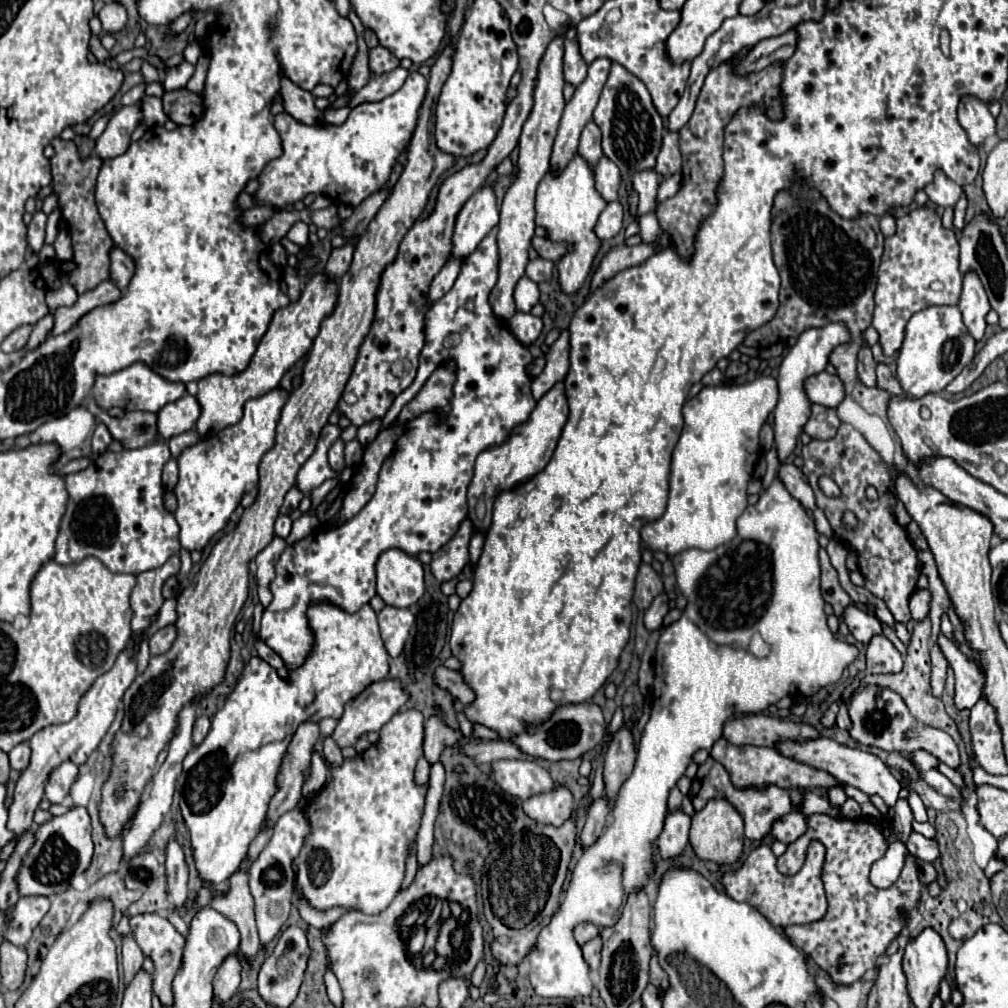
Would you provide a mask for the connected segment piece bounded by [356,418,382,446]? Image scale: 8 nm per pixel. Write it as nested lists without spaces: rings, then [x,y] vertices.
[[[376,418],[376,420],[372,420],[368,424],[362,424],[358,428],[358,436],[356,438],[362,442],[362,446],[366,446],[366,444],[370,444],[370,440],[374,440],[374,436],[380,432],[380,426],[382,426],[382,420]]]

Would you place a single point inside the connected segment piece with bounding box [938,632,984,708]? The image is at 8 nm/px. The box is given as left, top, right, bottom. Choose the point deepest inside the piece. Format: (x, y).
(969, 678)

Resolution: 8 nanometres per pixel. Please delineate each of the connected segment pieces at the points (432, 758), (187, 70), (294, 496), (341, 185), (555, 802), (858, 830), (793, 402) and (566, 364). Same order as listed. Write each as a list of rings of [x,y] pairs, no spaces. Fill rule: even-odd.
[[[432,716],[424,722],[423,752],[428,752],[428,762],[434,764],[440,760],[442,748],[446,744],[454,744],[460,738],[460,732],[450,730],[438,716]]]
[[[184,62],[184,64],[176,66],[176,68],[170,68],[168,74],[164,76],[164,90],[178,90],[178,88],[184,88],[192,74],[194,74],[194,66],[188,64],[188,62]]]
[[[298,488],[288,490],[288,494],[286,494],[286,498],[284,498],[284,504],[282,504],[282,508],[280,508],[280,514],[290,514],[292,510],[296,510],[298,504],[300,504],[300,500],[302,500],[302,496],[304,496],[304,494],[302,494]]]
[[[410,72],[400,90],[378,102],[358,104],[340,126],[326,122],[308,126],[294,120],[288,112],[276,114],[274,128],[280,134],[284,152],[280,158],[270,160],[260,172],[260,188],[254,194],[254,202],[278,210],[314,192],[334,204],[350,204],[356,208],[370,194],[384,190],[398,156],[412,138],[426,86],[428,80],[422,74]]]
[[[558,786],[554,792],[544,792],[528,798],[524,802],[524,812],[540,824],[562,826],[564,820],[574,814],[572,794],[564,786]]]
[[[810,814],[806,818],[808,830],[798,842],[822,840],[826,844],[824,890],[828,896],[828,910],[824,918],[808,926],[788,926],[784,934],[794,946],[800,946],[838,986],[850,986],[876,966],[876,960],[888,950],[896,936],[906,928],[910,912],[922,898],[922,882],[918,876],[916,858],[906,858],[900,878],[886,890],[874,888],[868,880],[872,862],[882,858],[888,850],[888,840],[880,828],[864,818],[832,818],[828,814]]]
[[[826,326],[822,328],[808,328],[800,334],[798,342],[790,348],[790,352],[784,356],[782,364],[780,364],[780,374],[778,374],[778,388],[780,388],[780,400],[778,406],[774,410],[774,438],[776,438],[776,450],[780,460],[784,462],[788,454],[792,454],[798,436],[802,434],[802,424],[806,424],[808,416],[810,416],[810,400],[806,400],[806,392],[802,388],[806,376],[812,376],[816,372],[822,372],[828,364],[828,356],[832,354],[832,346],[836,346],[836,342],[832,340],[832,336],[828,334]]]
[[[562,330],[560,338],[550,346],[546,354],[546,368],[540,376],[532,378],[534,398],[542,398],[556,382],[560,382],[570,368],[570,332]]]

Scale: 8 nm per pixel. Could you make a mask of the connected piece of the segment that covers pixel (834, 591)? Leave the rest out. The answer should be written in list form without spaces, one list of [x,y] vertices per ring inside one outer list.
[[[820,548],[820,570],[822,570],[822,596],[828,604],[832,604],[834,614],[842,618],[842,612],[846,610],[846,604],[850,604],[850,596],[842,590],[838,582],[838,574],[830,564],[830,558],[824,548]]]

